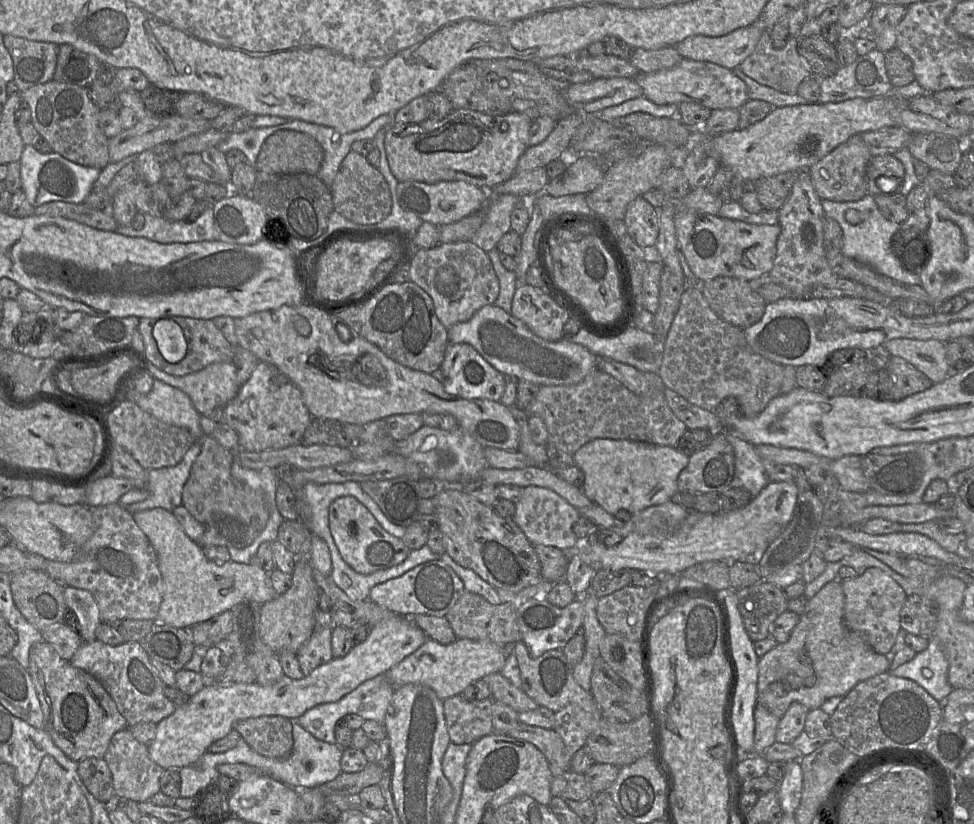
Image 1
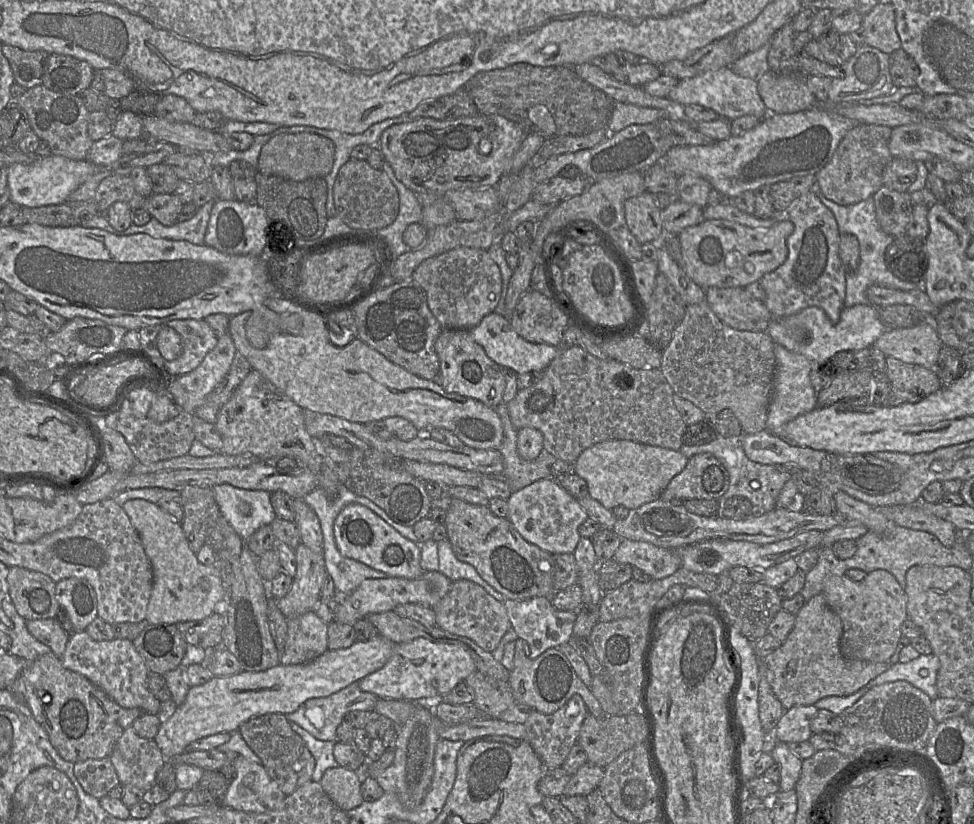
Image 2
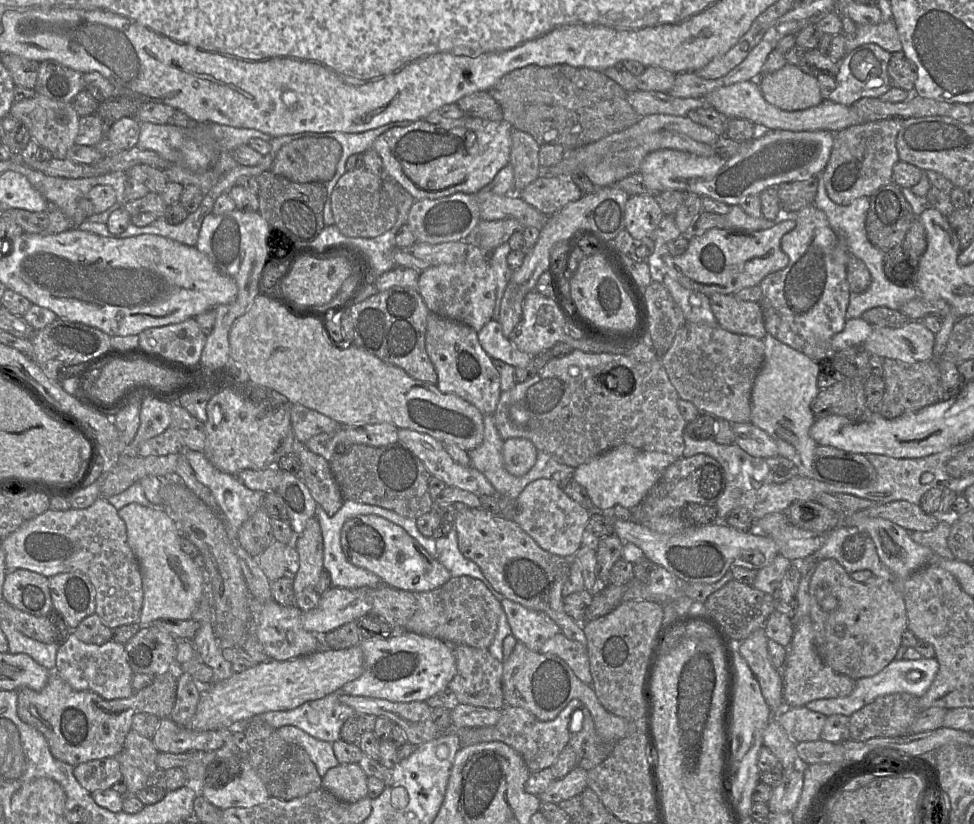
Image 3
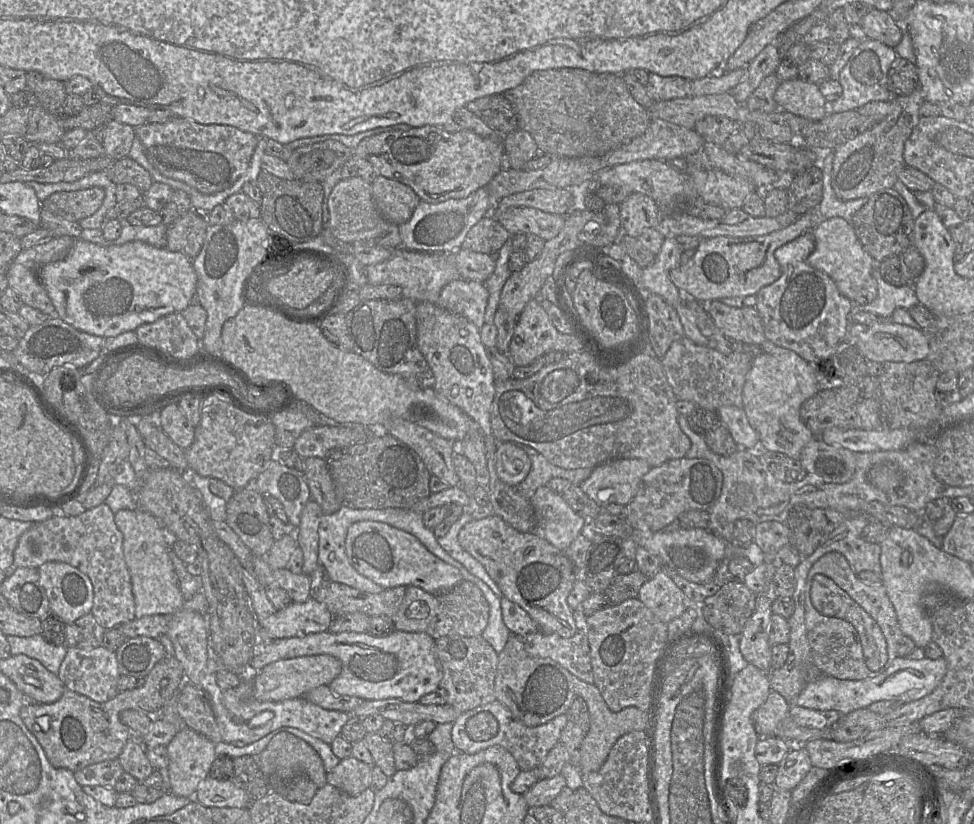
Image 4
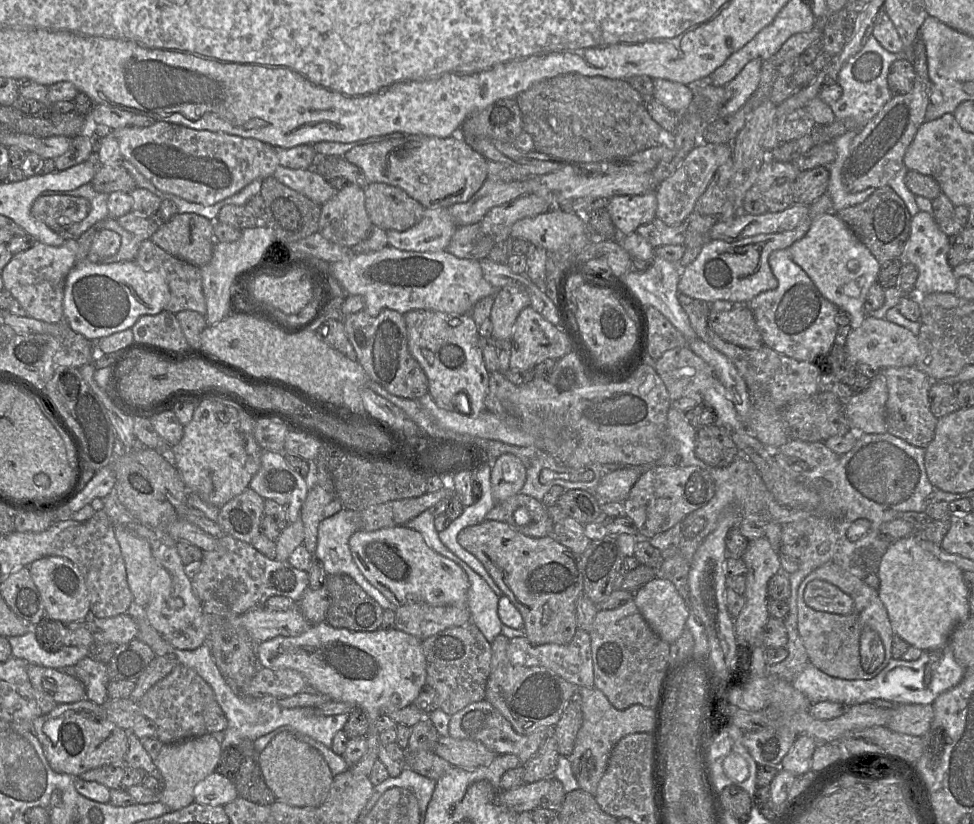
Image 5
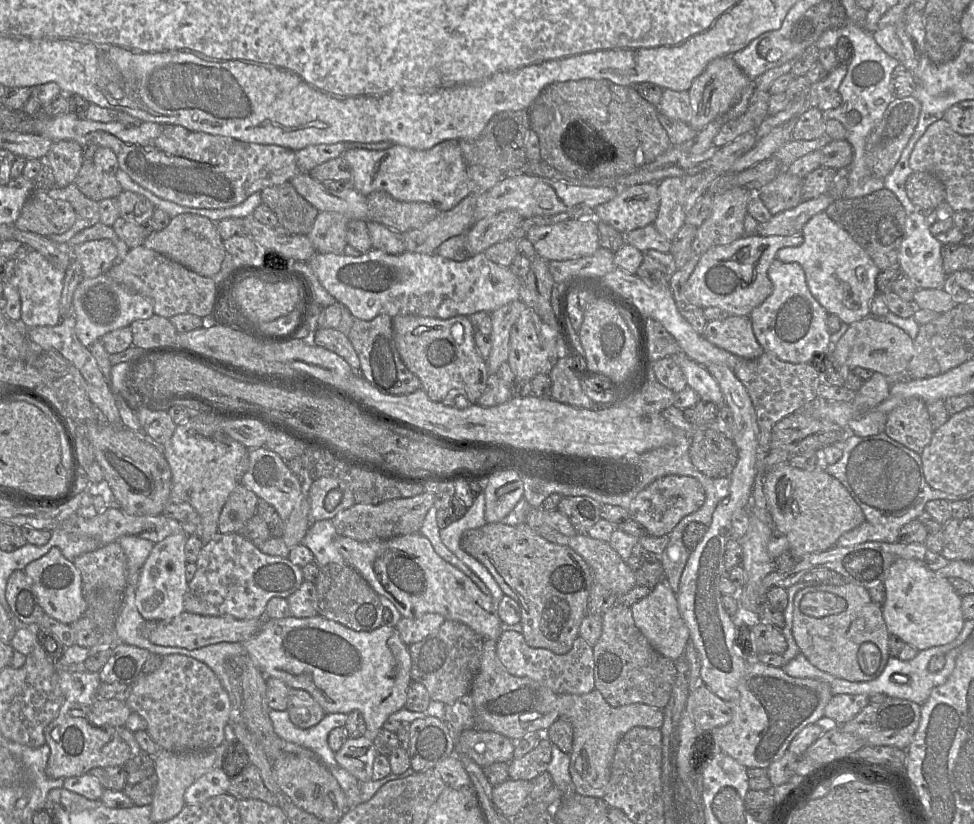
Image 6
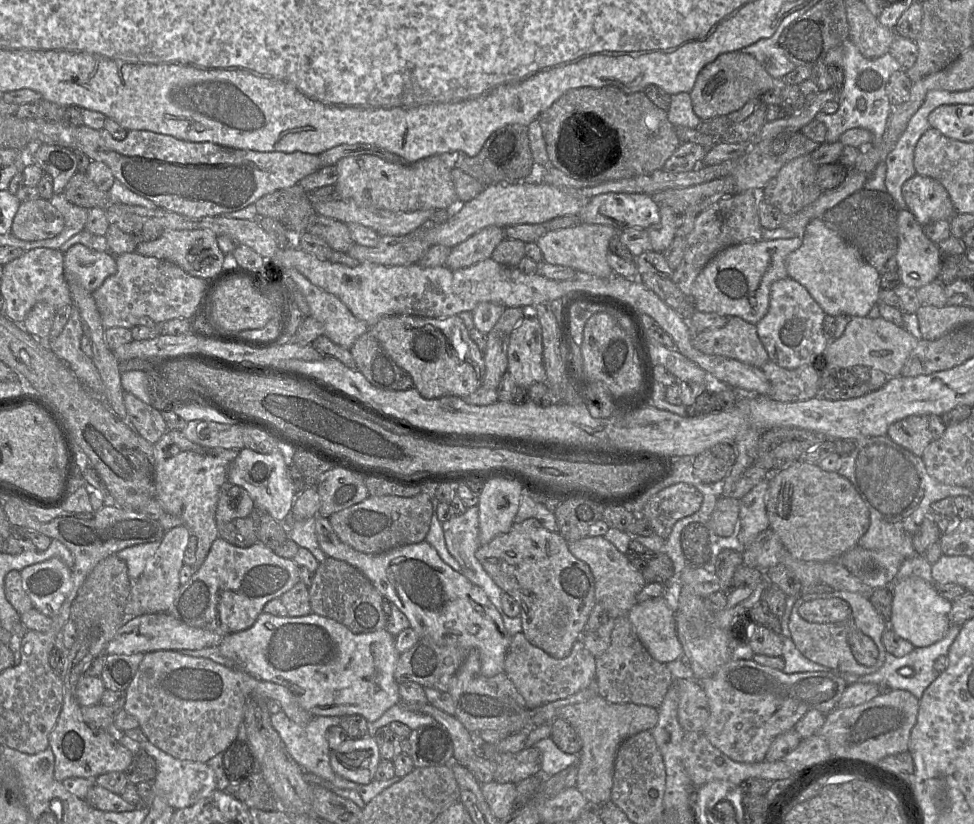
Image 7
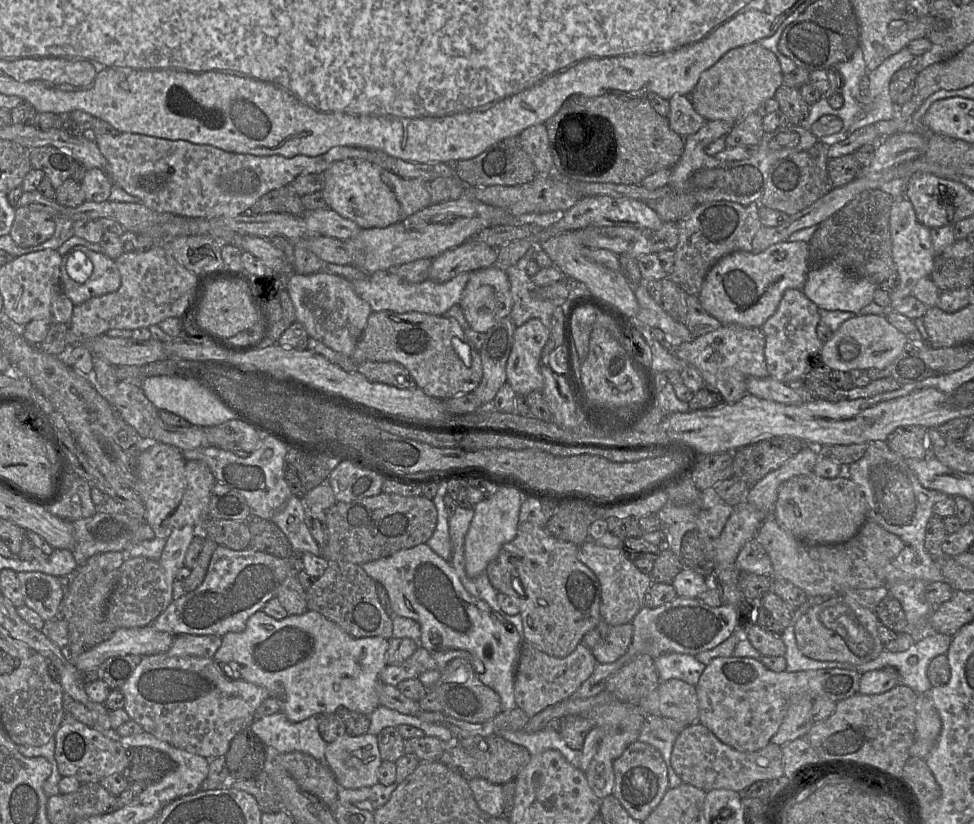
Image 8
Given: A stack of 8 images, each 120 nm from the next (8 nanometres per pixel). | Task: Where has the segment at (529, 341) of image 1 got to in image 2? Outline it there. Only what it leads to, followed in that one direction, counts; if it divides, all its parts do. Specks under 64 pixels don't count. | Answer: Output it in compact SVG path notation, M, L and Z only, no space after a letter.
M495 312L486 315L477 326L469 331L490 359L500 366L514 370L517 374L543 372L559 352L558 347L532 343L523 339L514 331L508 317Z

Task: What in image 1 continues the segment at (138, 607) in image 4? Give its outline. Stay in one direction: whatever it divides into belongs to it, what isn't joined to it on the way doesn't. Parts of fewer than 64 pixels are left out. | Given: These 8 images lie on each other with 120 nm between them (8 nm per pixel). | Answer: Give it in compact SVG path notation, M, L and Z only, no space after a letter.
M163 508L143 510L134 513L133 519L153 546L162 575L163 597L156 623L188 628L231 610L245 600L263 605L277 596L270 574L256 561L243 564L232 560L226 563L209 560L203 548L185 533L172 511Z

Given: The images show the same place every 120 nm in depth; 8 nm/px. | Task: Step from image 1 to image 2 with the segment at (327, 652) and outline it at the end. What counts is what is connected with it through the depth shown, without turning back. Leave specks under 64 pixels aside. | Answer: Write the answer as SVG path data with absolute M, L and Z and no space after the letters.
M314 611L287 619L287 640L280 663L304 664L328 650L328 624Z

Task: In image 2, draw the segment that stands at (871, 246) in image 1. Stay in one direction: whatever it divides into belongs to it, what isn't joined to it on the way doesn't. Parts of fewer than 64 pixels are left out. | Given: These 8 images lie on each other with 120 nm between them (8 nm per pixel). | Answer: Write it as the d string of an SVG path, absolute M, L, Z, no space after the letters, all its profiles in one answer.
M817 183L811 187L821 201L834 215L840 234L850 234L857 238L859 243L859 265L855 272L846 272L846 294L844 307L852 307L857 304L869 303L866 291L870 286L881 286L890 289L911 290L916 287L921 287L916 284L908 284L895 277L886 266L884 254L888 245L894 240L889 234L881 230L878 225L875 213L873 197L852 205L839 205L827 199Z

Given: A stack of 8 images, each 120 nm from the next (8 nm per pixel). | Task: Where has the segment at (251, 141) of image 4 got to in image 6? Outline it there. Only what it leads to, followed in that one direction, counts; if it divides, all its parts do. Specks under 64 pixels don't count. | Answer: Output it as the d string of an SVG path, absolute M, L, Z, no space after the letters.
M65 113L56 116L34 117L34 132L53 142L72 140L84 146L94 143L110 148L117 156L119 168L134 182L150 190L158 197L181 206L201 209L231 208L241 204L251 194L264 188L289 182L298 172L295 152L291 149L269 144L240 141L231 137L195 132L178 125L141 122L134 127L115 122L99 122L78 118Z

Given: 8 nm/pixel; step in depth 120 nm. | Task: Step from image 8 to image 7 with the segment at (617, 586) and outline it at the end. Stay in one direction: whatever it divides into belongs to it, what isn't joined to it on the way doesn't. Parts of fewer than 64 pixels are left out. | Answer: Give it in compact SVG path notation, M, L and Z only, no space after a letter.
M587 536L568 542L569 551L577 559L586 563L594 577L596 603L601 604L609 613L609 618L627 615L638 603L637 594L647 584L642 572L637 571L629 562L627 554L620 552L604 536Z

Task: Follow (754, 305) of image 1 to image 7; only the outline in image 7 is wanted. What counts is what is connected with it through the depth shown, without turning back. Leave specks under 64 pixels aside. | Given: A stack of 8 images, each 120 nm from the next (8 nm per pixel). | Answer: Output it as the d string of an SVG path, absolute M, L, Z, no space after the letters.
M739 317L728 318L723 327L694 333L692 345L704 354L736 359L757 368L770 360L756 325Z

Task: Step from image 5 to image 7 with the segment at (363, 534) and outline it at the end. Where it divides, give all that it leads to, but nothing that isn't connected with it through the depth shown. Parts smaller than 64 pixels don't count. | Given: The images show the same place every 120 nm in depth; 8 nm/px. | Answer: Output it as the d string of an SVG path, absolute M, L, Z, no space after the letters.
M317 515L315 526L318 543L327 557L345 561L361 571L384 598L388 598L406 615L411 627L421 638L431 638L440 646L477 650L480 656L481 673L486 677L493 677L504 672L504 660L512 636L508 634L500 612L481 587L473 584L464 575L446 564L437 550L426 540L398 546L382 553L368 554L357 551L342 542L329 518Z

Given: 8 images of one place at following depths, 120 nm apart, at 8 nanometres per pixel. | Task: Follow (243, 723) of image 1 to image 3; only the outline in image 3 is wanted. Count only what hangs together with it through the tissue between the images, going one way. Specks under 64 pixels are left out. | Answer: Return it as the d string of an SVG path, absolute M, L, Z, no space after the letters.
M251 719L243 733L249 745L249 762L263 781L270 797L291 800L321 787L321 777L307 752L299 745L283 740L276 729L261 719Z

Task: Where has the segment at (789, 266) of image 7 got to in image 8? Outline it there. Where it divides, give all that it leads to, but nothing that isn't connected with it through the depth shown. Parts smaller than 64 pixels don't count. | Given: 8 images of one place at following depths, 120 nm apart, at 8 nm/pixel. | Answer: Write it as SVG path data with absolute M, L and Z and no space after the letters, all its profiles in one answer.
M822 264L809 270L802 291L819 309L858 313L873 301L876 288L877 284L855 277L836 264Z

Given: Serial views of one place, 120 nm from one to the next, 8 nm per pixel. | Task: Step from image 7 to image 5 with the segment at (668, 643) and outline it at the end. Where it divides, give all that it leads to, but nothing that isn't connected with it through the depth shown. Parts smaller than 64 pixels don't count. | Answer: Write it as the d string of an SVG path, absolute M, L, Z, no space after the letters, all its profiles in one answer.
M658 575L633 594L637 608L650 628L665 642L675 642L686 628L690 613L675 585Z

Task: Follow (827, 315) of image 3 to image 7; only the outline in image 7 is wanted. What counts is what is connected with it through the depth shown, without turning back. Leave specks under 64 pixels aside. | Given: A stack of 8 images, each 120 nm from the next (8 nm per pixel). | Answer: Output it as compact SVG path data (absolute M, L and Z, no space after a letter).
M792 278L774 282L770 289L769 310L756 324L758 336L769 359L778 366L795 369L816 365L818 354L825 352L828 340L823 331L824 311L804 286Z

